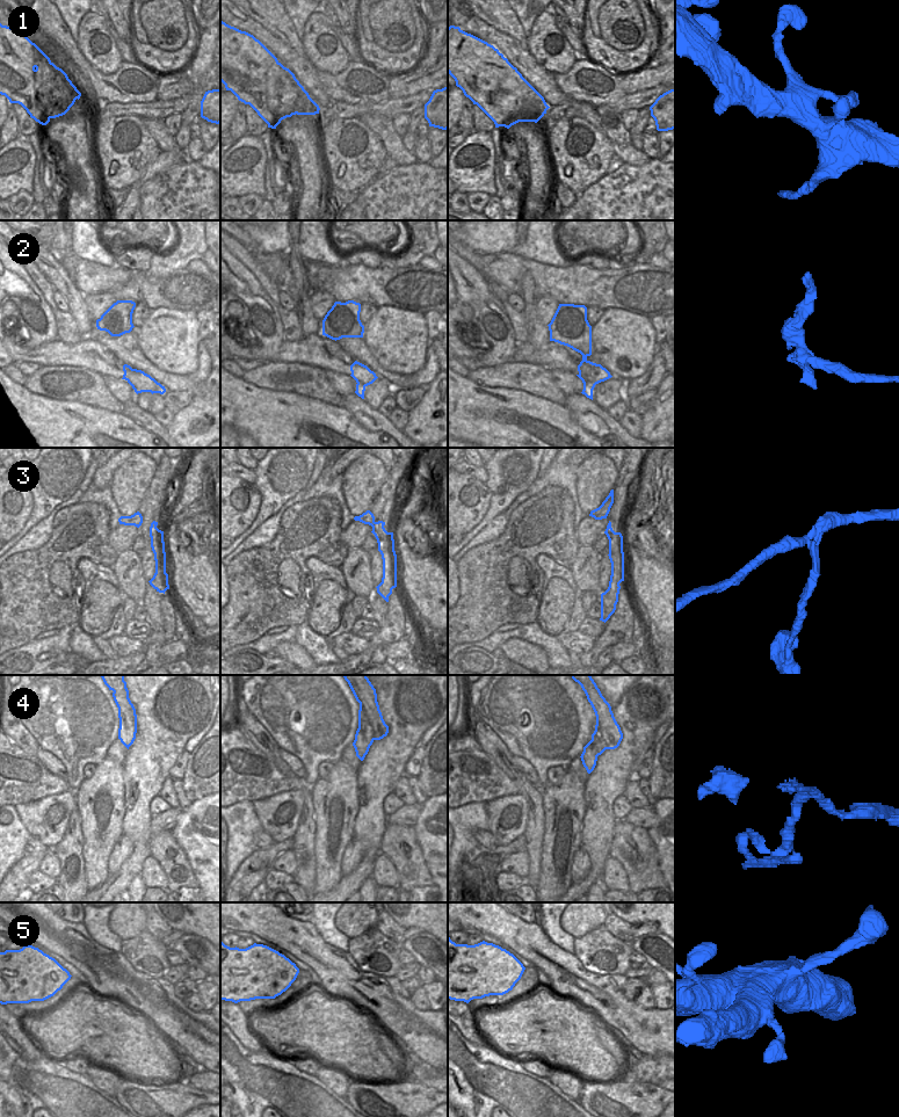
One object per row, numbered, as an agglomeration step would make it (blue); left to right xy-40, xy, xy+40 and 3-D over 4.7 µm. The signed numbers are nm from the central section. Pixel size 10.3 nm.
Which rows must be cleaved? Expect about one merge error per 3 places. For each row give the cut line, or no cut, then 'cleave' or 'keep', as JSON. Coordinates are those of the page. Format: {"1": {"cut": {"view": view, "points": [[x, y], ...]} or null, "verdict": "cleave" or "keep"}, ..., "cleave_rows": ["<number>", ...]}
{"1": {"cut": null, "verdict": "keep"}, "2": {"cut": {"view": "xy+40", "points": [[609, 372], [600, 372], [594, 384]]}, "verdict": "cleave"}, "3": {"cut": {"view": "xy", "points": [[376, 522], [371, 526]]}, "verdict": "cleave"}, "4": {"cut": {"view": "xy", "points": [[360, 706], [372, 729], [375, 739]]}, "verdict": "cleave"}, "5": {"cut": null, "verdict": "keep"}, "cleave_rows": ["2", "3", "4"]}

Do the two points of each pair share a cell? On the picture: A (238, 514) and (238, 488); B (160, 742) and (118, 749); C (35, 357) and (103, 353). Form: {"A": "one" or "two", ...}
{"A": "one", "B": "two", "C": "one"}

